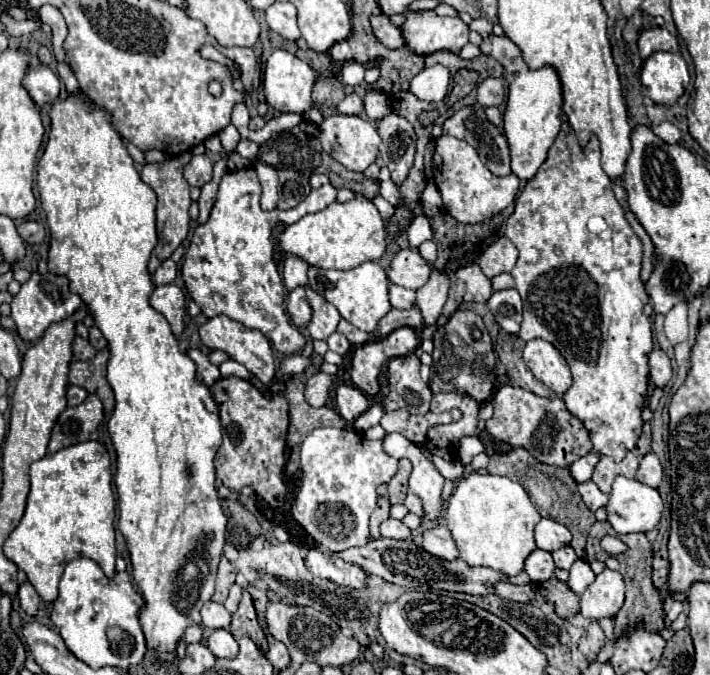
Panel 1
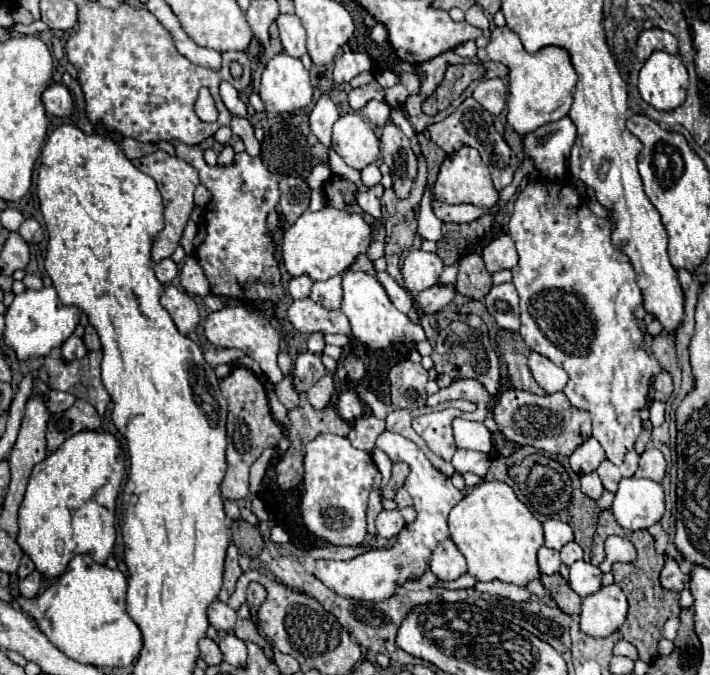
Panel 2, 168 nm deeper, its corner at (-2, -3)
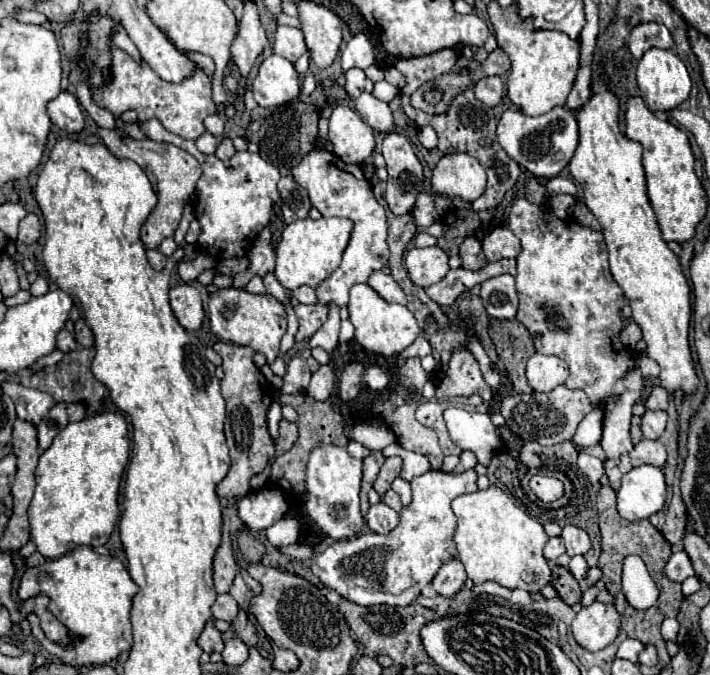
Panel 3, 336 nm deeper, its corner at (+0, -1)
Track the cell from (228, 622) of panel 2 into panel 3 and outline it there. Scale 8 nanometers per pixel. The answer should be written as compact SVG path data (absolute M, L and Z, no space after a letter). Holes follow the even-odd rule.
M219 594L217 596L217 600L213 604L213 618L233 622L237 612L239 612L239 604L229 594Z

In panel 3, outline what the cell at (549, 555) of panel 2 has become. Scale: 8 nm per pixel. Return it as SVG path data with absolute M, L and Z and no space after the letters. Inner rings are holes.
M555 536L555 538L549 538L549 542L545 544L545 556L555 562L557 556L561 556L565 552L565 546L563 546L563 538L561 536Z

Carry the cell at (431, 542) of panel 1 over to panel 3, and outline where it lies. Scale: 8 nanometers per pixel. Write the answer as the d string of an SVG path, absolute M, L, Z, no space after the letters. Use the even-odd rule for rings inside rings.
M453 558L453 560L449 560L447 564L441 566L441 570L437 572L431 586L437 594L441 594L445 598L451 598L461 590L465 580L467 580L467 574L465 574L465 568L463 568L461 560Z

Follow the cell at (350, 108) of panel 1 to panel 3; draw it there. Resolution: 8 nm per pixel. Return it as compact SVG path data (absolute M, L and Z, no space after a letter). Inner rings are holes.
M349 68L345 72L345 90L351 98L357 98L361 92L371 92L373 90L373 82L365 76L365 72L361 68Z

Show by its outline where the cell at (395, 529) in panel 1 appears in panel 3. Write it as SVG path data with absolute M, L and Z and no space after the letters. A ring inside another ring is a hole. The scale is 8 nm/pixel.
M379 502L369 508L369 512L365 514L365 522L369 530L377 534L387 534L397 526L399 514L393 508L389 508L385 502Z

